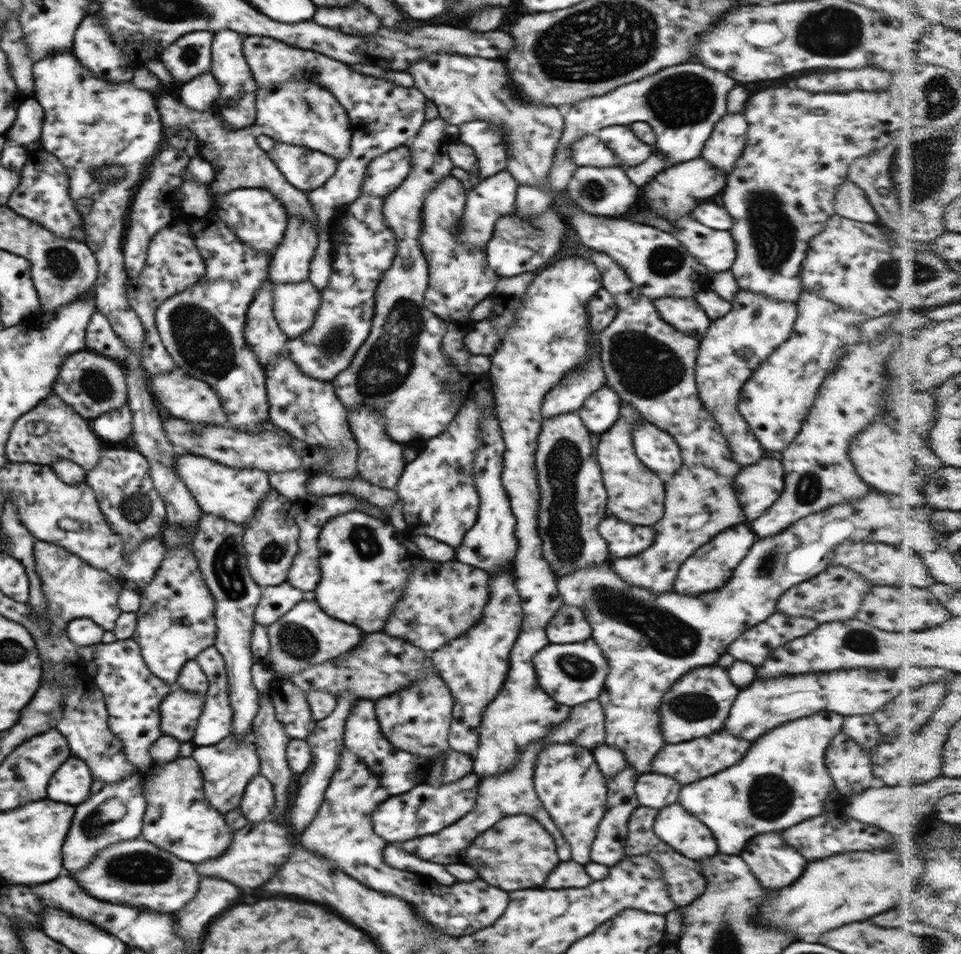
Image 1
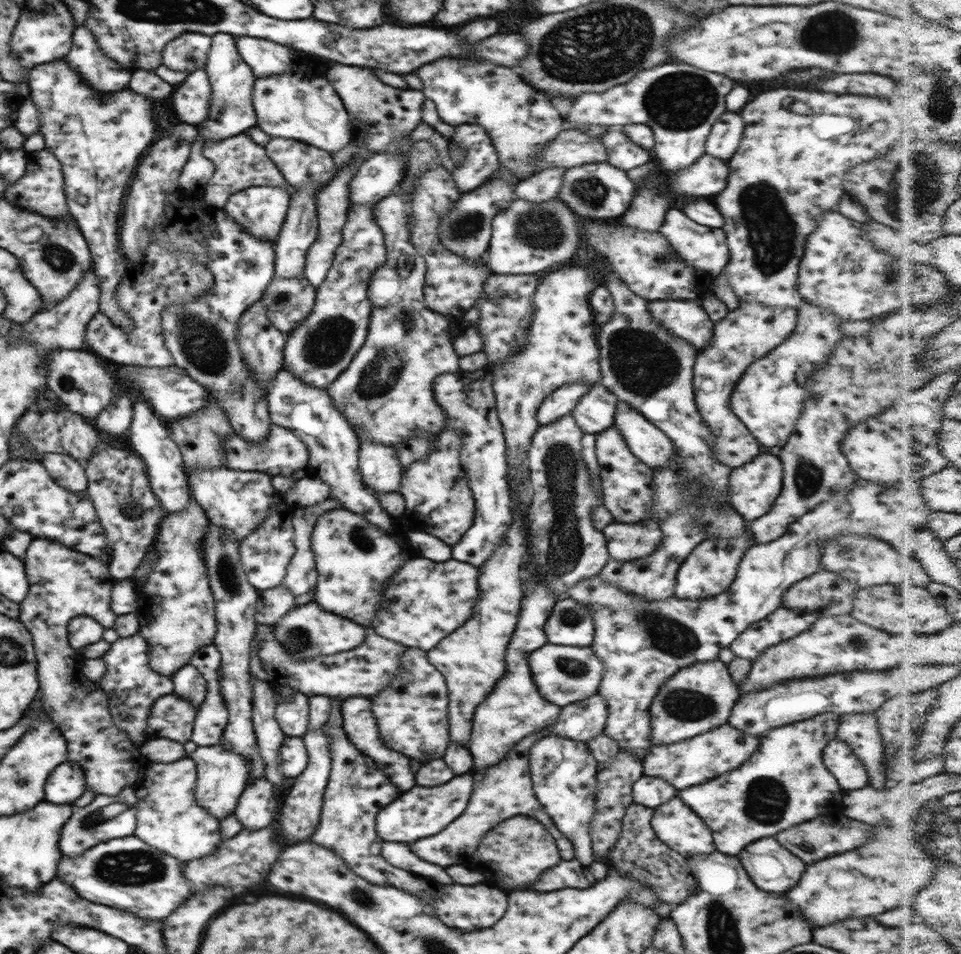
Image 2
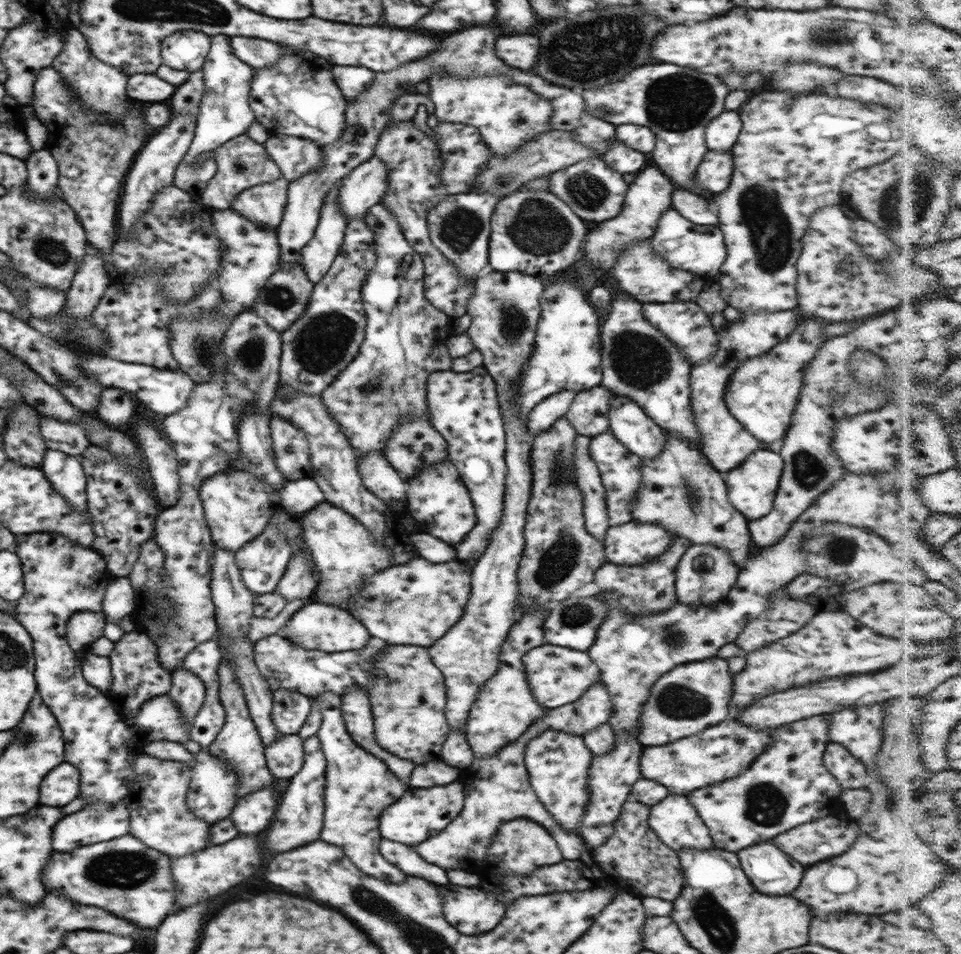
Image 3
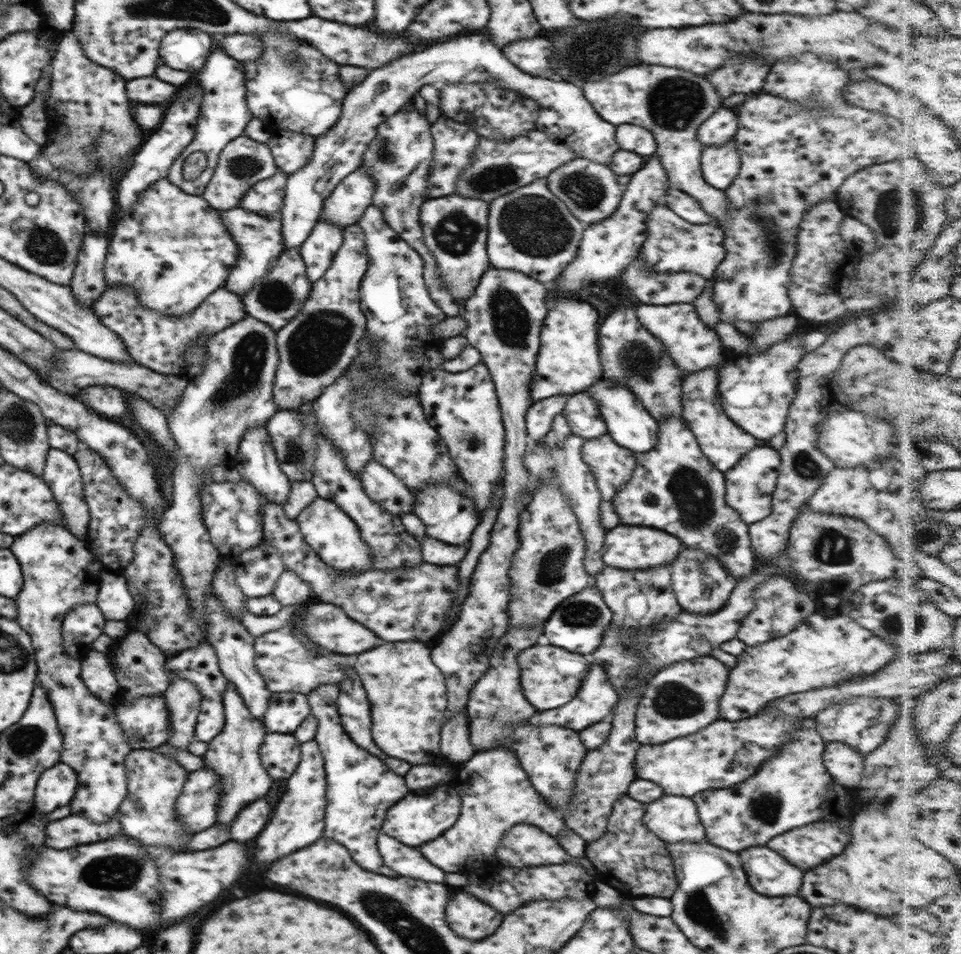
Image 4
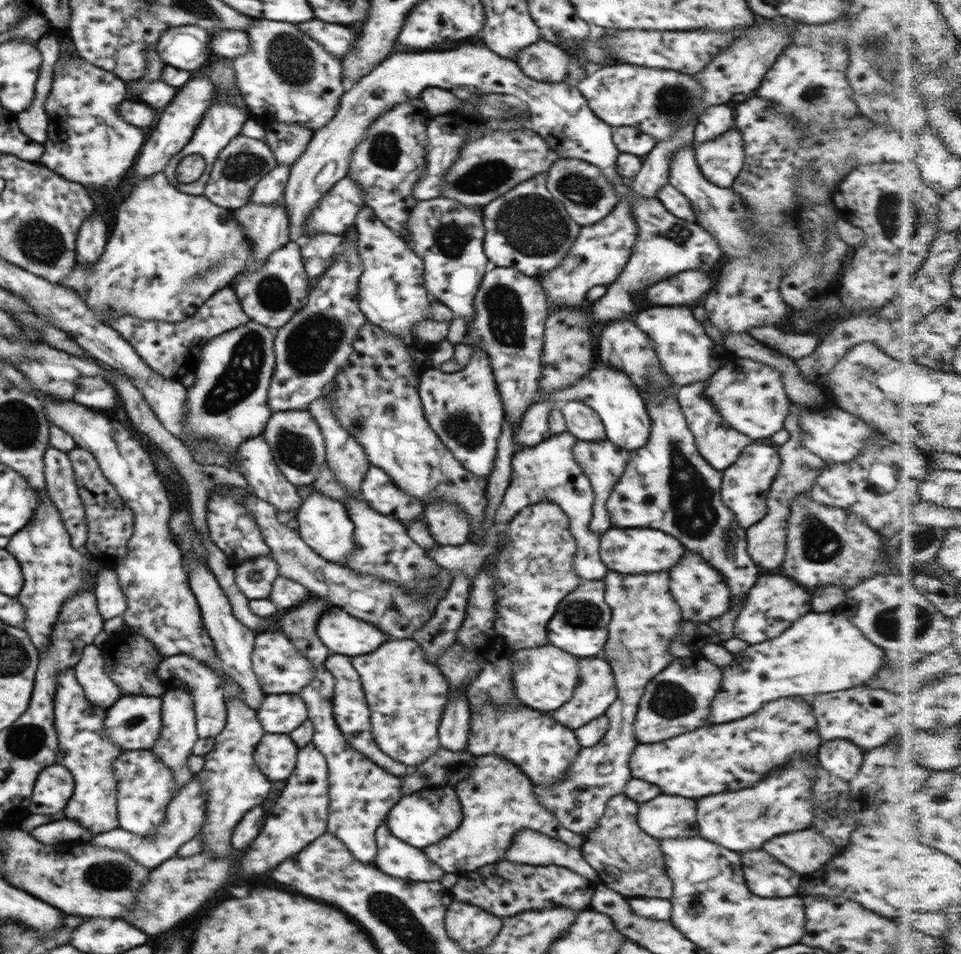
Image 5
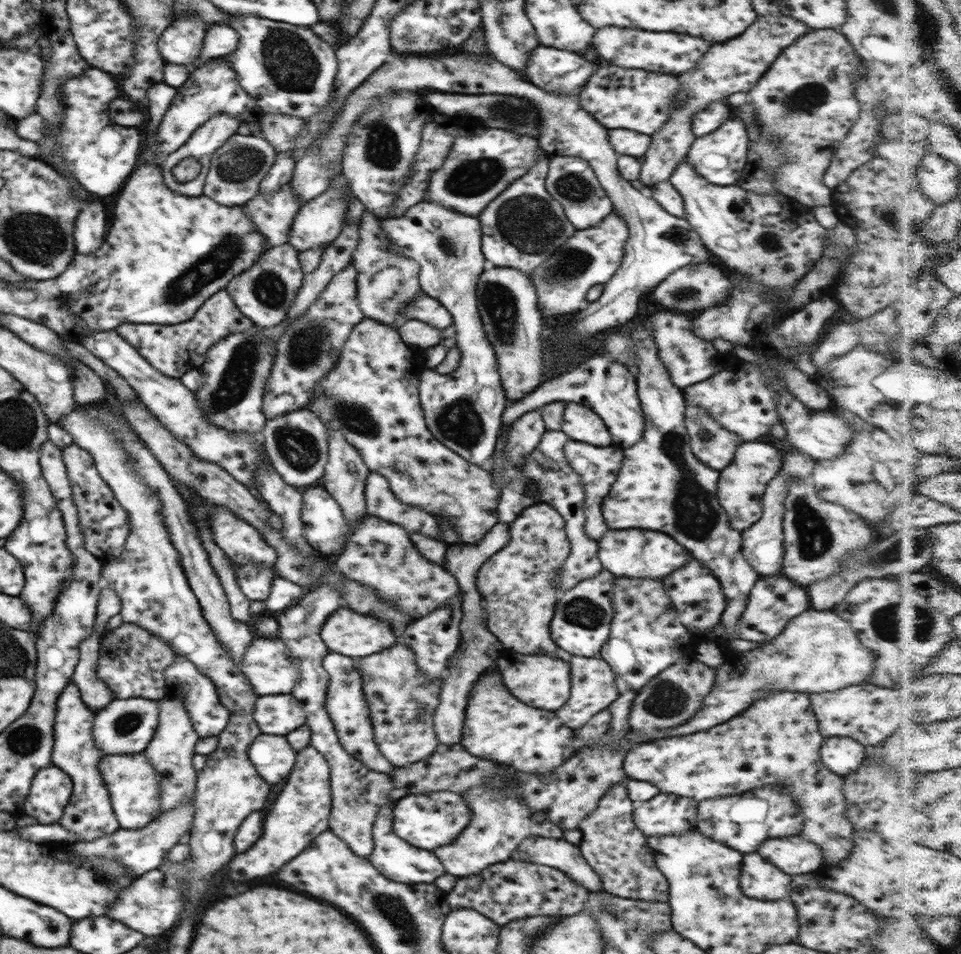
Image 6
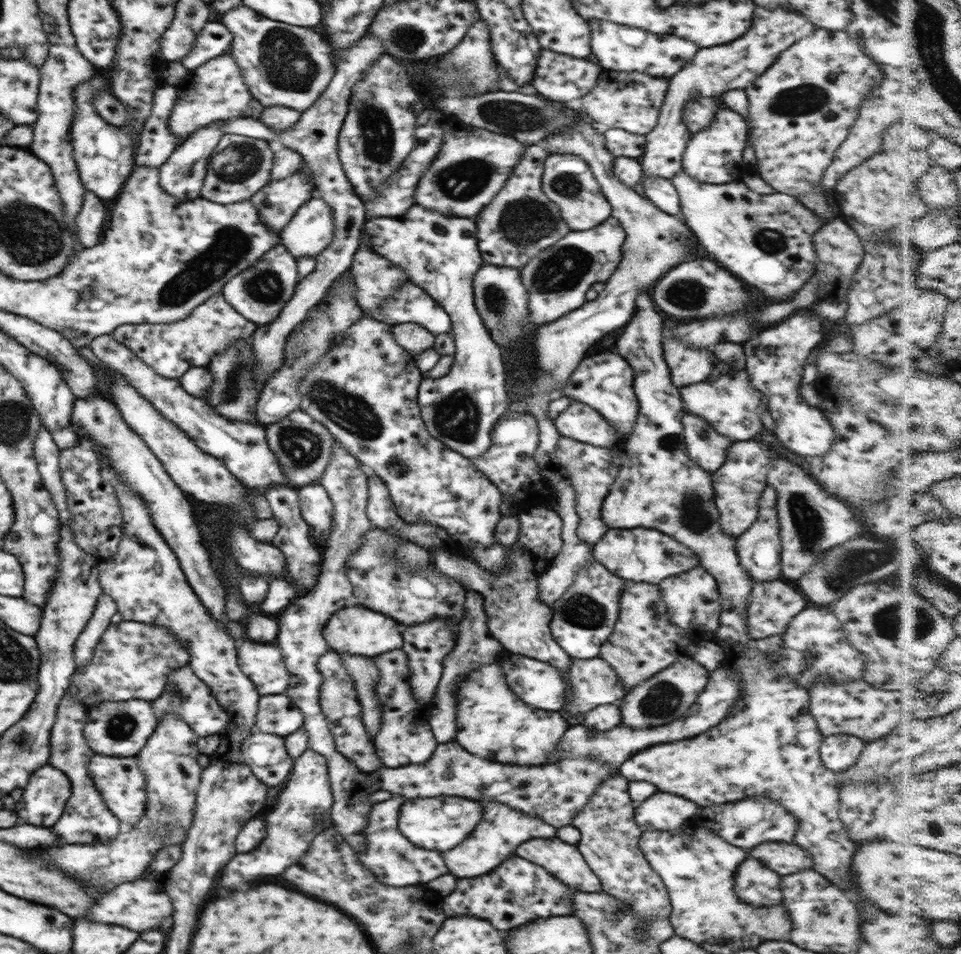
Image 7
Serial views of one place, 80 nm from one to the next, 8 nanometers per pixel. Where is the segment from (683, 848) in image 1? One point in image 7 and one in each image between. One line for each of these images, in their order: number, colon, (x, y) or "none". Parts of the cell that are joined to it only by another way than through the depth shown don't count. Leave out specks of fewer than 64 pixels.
2: (675, 824)
3: (675, 820)
4: (672, 818)
5: (667, 816)
6: (666, 814)
7: (663, 810)

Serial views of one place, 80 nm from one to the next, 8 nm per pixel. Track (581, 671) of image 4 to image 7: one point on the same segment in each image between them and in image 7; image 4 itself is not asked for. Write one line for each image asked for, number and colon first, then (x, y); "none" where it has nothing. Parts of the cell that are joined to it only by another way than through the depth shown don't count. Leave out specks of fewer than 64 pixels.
5: (544, 677)
6: (543, 681)
7: (539, 684)

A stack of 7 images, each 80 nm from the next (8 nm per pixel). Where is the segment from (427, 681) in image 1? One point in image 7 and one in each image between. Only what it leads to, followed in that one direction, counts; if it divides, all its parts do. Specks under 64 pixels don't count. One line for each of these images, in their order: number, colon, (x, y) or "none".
2: (411, 713)
3: (408, 696)
4: (408, 697)
5: (406, 694)
6: (401, 701)
7: (405, 737)

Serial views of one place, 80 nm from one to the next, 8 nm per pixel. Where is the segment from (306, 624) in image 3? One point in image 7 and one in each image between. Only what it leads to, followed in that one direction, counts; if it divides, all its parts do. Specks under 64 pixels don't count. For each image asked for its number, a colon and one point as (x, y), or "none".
4: (327, 625)
5: (342, 633)
6: (347, 632)
7: (354, 629)

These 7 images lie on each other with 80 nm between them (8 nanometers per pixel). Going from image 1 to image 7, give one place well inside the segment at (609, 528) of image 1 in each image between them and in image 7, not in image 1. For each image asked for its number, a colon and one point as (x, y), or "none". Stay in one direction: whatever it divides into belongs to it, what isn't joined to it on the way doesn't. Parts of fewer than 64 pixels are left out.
2: (625, 542)
3: (633, 543)
4: (628, 547)
5: (638, 550)
6: (633, 553)
7: (641, 555)

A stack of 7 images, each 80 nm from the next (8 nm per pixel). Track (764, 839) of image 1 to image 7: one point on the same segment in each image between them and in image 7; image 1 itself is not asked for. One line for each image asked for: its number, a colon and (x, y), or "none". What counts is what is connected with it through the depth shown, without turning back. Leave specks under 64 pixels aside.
2: (773, 868)
3: (770, 871)
4: (768, 873)
5: (765, 877)
6: (759, 879)
7: (755, 885)

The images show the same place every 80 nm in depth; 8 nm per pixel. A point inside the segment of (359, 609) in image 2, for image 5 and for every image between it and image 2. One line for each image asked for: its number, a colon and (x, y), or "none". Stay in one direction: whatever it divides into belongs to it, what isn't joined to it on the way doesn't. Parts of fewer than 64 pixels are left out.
3: (345, 553)
4: (334, 536)
5: (323, 523)

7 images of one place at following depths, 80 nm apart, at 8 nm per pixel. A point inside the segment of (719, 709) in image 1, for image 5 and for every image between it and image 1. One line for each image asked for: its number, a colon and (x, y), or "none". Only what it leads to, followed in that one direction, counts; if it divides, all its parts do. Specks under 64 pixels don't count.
2: (700, 697)
3: (691, 697)
4: (683, 698)
5: (677, 701)

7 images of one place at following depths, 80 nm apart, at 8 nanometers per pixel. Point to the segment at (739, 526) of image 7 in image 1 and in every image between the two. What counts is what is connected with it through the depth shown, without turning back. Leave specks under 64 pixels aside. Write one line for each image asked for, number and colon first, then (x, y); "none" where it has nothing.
1: (757, 486)
2: (753, 488)
3: (751, 488)
4: (749, 485)
5: (745, 485)
6: (742, 483)

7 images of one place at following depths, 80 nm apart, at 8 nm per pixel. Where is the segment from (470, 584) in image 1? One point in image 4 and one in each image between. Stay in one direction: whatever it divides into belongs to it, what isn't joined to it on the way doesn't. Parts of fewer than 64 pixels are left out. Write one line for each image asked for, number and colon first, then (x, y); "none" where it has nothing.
2: (425, 601)
3: (414, 604)
4: (412, 604)

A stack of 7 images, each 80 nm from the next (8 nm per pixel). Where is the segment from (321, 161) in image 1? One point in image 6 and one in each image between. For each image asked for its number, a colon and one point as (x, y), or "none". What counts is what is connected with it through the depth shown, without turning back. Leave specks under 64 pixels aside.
2: (300, 163)
3: (295, 156)
4: (291, 151)
5: (288, 141)
6: (280, 130)

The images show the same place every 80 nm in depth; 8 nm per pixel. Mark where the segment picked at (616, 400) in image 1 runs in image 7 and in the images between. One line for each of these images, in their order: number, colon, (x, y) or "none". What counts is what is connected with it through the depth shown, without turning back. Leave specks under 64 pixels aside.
2: (596, 411)
3: (588, 414)
4: (582, 413)
5: (581, 421)
6: (580, 423)
7: (579, 422)

